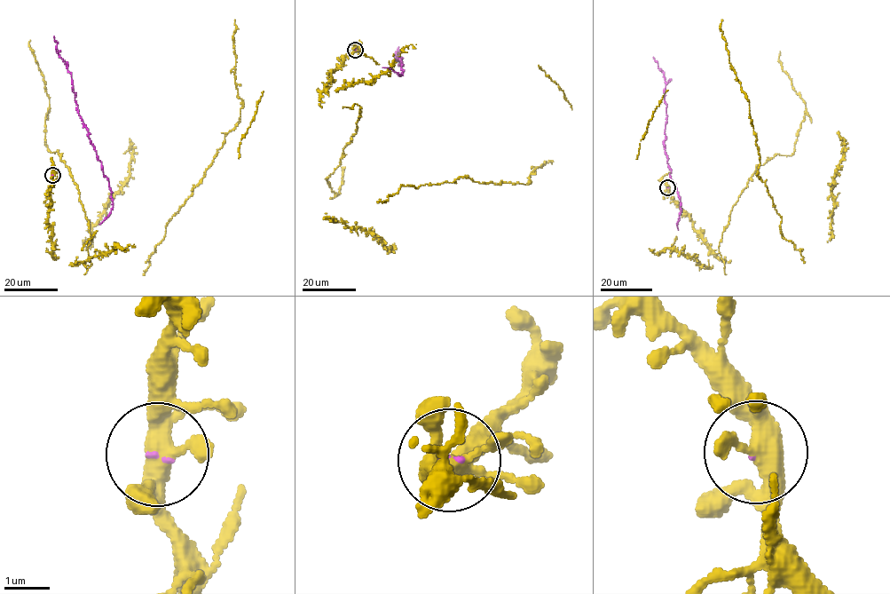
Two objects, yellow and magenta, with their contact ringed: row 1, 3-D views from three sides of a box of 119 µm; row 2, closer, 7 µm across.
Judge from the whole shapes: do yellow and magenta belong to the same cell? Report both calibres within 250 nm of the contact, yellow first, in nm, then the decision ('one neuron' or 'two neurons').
calibres 400 and 60 nm; one neuron

